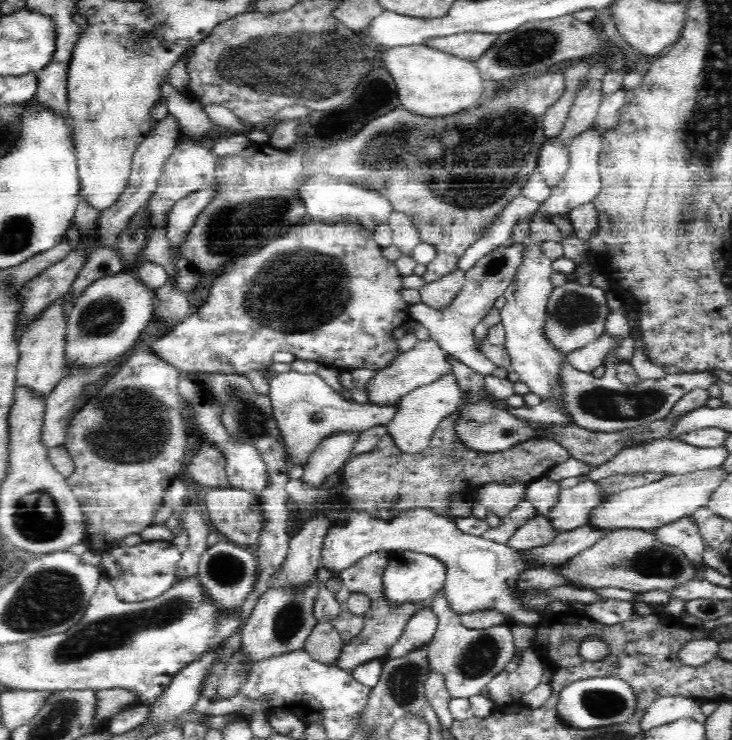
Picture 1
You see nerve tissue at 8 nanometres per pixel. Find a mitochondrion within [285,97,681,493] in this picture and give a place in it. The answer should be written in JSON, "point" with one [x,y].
{"point":[474,170]}

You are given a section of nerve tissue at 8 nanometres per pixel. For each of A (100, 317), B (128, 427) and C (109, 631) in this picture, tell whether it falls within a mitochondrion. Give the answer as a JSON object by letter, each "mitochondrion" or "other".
{"A":"mitochondrion","B":"mitochondrion","C":"mitochondrion"}

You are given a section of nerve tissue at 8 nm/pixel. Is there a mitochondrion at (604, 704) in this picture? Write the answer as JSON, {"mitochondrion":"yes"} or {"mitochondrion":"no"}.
{"mitochondrion":"yes"}

